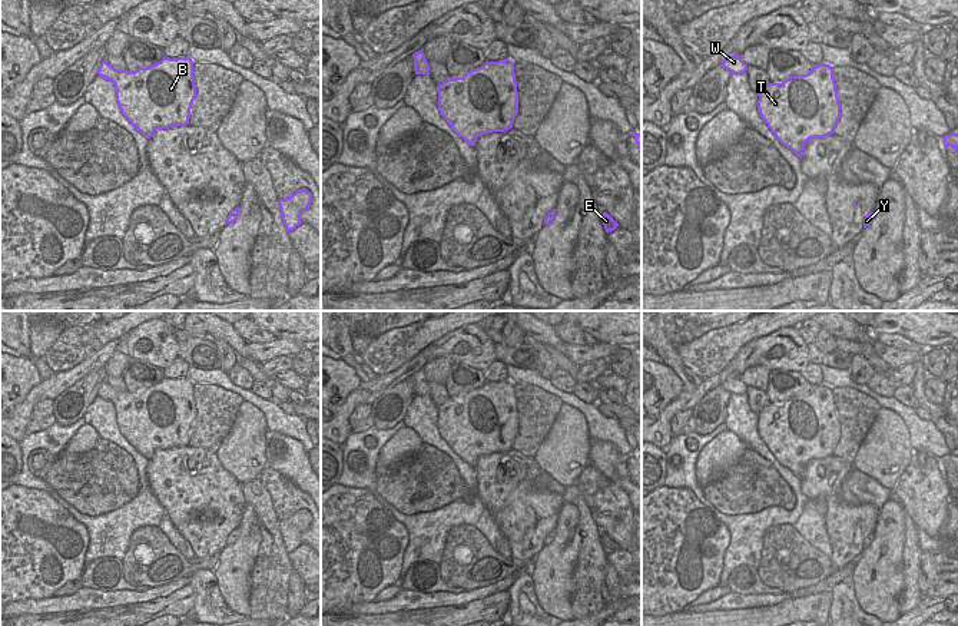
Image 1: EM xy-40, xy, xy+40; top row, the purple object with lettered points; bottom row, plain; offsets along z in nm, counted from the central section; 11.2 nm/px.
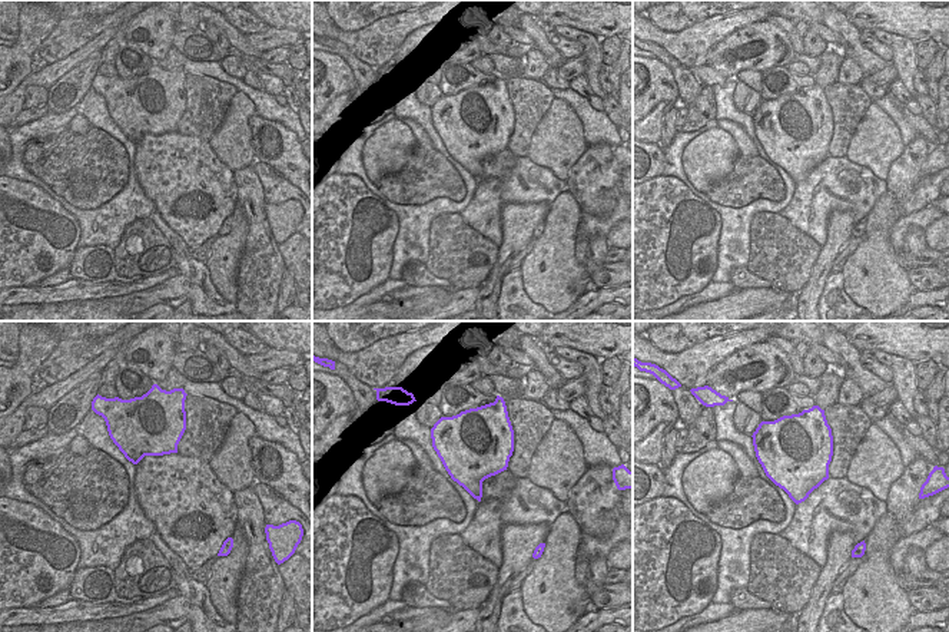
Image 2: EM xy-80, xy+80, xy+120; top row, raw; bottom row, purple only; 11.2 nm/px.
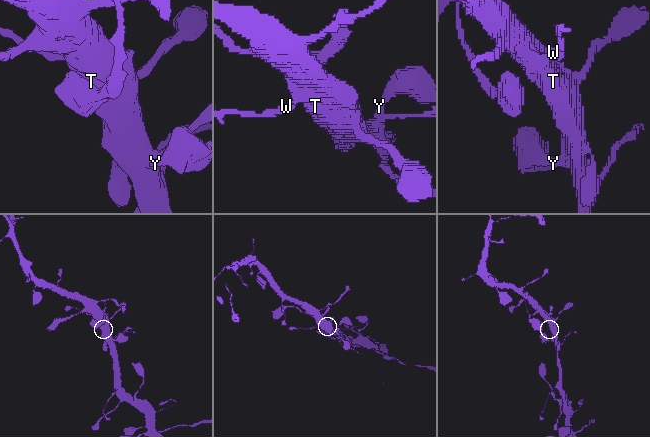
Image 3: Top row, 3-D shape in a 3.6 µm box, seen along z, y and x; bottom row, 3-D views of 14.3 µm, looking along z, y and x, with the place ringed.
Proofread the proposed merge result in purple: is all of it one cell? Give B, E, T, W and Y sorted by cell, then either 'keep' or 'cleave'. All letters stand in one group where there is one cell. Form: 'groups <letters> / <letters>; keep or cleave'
groups B E T W Y; keep

